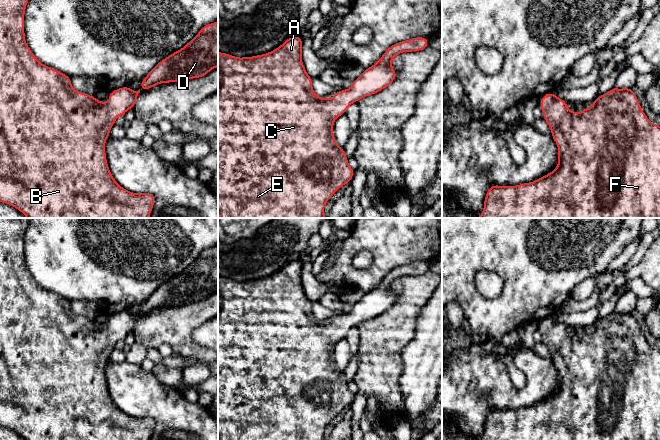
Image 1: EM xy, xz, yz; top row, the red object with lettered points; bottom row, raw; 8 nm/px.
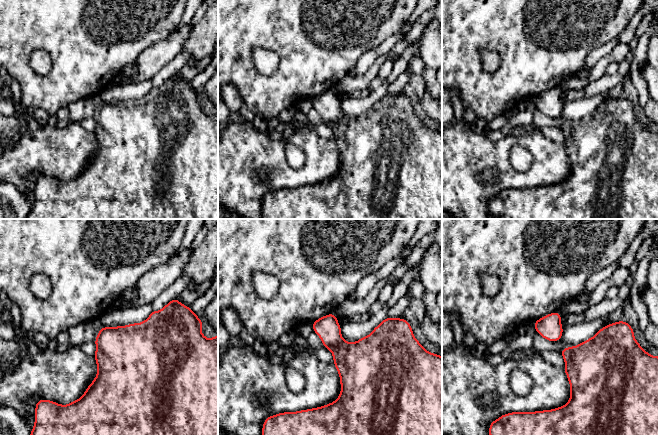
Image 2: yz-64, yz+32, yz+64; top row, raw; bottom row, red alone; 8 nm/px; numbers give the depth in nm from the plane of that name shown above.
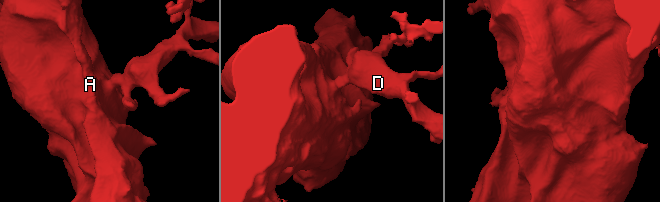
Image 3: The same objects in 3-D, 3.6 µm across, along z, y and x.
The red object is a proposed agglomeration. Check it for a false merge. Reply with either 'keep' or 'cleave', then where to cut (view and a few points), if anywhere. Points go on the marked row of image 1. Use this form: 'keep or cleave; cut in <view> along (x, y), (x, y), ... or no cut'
keep; no cut

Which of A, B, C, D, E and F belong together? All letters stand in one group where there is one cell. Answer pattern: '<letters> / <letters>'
A B C D E F

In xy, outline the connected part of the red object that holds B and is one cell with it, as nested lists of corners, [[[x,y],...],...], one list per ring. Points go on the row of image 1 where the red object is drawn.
[[[0,0],[0,202],[18,209],[27,218],[149,218],[155,197],[150,193],[133,193],[117,184],[106,160],[105,143],[110,136],[111,127],[116,119],[134,108],[140,90],[148,90],[161,83],[183,82],[193,78],[201,78],[212,69],[218,67],[218,21],[203,26],[197,35],[183,48],[161,60],[141,82],[138,91],[128,86],[111,91],[107,103],[97,100],[94,96],[76,91],[71,86],[71,78],[60,71],[43,65],[27,46],[24,32],[24,15],[29,0]]]

